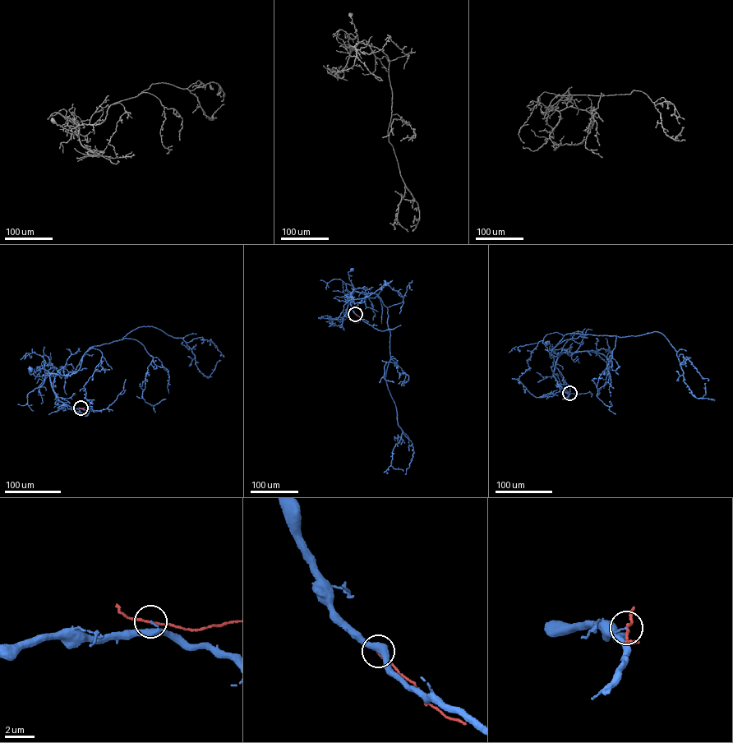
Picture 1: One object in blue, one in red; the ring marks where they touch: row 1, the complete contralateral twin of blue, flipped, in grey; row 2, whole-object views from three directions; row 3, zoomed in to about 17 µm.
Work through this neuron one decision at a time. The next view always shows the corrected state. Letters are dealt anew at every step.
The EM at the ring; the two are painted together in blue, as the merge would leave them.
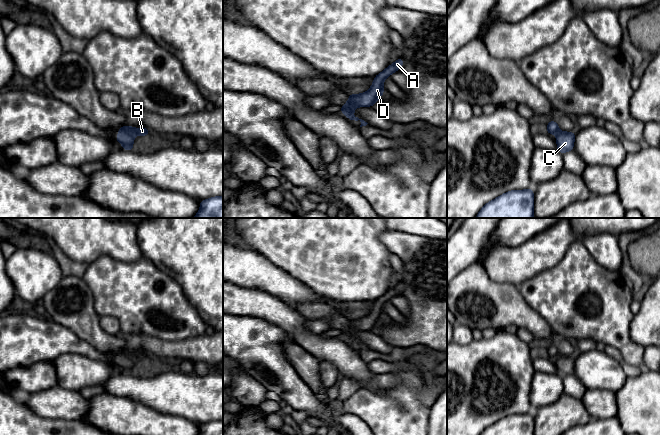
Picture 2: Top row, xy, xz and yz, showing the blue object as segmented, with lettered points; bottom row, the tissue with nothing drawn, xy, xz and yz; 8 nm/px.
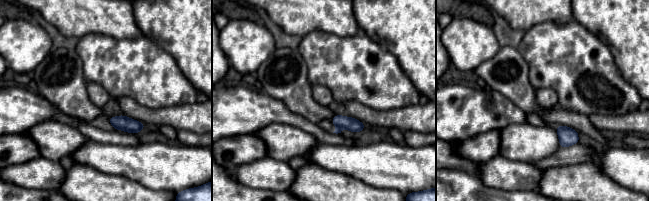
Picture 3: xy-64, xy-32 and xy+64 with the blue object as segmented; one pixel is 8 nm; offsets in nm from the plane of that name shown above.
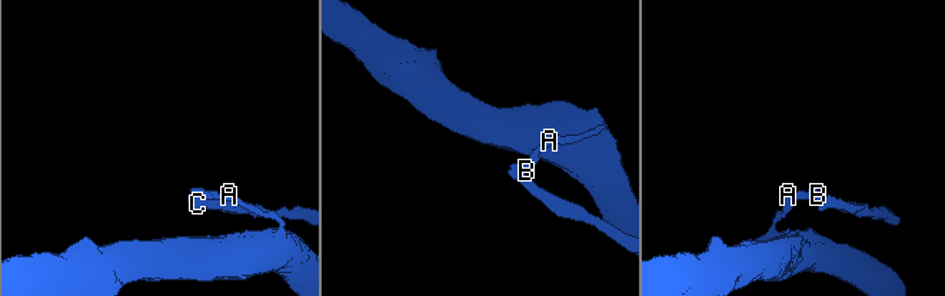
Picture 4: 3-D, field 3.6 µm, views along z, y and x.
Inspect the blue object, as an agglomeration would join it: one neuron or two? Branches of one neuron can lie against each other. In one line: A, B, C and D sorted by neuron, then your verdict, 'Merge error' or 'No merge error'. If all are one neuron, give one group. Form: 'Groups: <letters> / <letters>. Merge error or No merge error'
Groups: A B D / C. Merge error

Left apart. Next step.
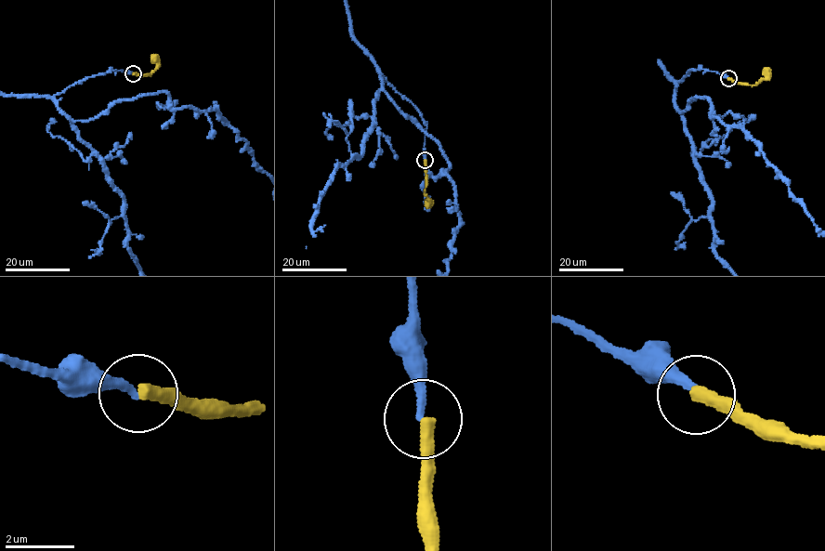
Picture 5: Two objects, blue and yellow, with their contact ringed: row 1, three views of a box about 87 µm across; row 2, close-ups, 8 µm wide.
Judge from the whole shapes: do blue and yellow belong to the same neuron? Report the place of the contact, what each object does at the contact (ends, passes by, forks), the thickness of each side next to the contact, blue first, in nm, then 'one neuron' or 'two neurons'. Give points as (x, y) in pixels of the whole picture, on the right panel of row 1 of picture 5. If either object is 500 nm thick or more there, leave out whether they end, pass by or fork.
place (728, 78); blue ends; yellow ends; calibres 240 and 380 nm; two neurons

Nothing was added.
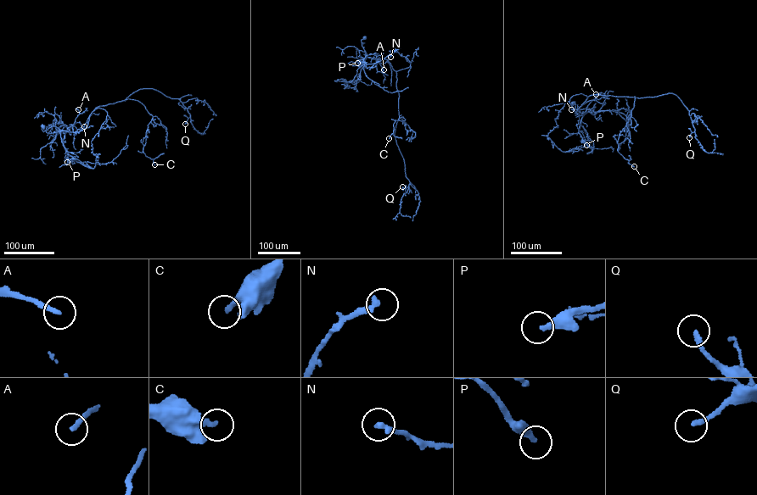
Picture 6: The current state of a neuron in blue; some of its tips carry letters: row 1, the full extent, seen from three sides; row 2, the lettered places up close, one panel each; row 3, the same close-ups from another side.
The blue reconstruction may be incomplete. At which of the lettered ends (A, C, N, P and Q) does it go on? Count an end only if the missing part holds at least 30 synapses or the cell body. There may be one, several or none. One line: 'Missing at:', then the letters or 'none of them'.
Missing at: P

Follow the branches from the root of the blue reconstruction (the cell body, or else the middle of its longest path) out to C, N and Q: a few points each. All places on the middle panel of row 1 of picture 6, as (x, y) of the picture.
C: (364, 37), (361, 42), (367, 56), (385, 59), (396, 72), (399, 116), (411, 130), (395, 120), (389, 138)
N: (364, 37), (361, 42), (367, 56), (383, 63), (390, 57)
Q: (364, 37), (367, 56), (385, 59), (396, 72), (395, 136), (410, 183), (406, 192), (402, 186)

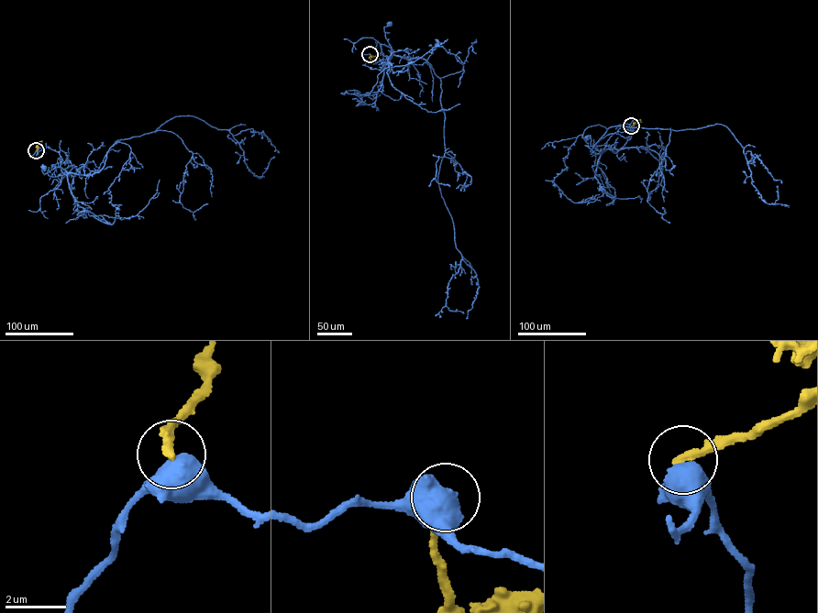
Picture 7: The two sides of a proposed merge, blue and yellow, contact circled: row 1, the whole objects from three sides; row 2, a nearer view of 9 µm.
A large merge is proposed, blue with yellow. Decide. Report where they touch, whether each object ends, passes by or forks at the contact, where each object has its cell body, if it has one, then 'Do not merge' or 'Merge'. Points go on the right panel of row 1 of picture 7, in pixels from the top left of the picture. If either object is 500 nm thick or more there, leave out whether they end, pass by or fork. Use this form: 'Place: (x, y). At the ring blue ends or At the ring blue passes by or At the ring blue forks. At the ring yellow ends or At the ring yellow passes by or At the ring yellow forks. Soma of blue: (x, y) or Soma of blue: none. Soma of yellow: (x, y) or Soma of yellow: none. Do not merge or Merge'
Place: (631, 125). Soma of blue: (586, 137). Soma of yellow: none. Do not merge

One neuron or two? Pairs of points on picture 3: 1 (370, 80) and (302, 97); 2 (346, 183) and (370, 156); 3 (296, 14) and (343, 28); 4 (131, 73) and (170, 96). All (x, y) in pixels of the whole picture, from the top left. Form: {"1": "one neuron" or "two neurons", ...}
{"1": "two neurons", "2": "two neurons", "3": "one neuron", "4": "one neuron"}

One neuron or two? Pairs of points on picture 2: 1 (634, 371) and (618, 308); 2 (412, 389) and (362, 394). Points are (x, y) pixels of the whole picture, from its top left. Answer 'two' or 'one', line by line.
1: two
2: one

